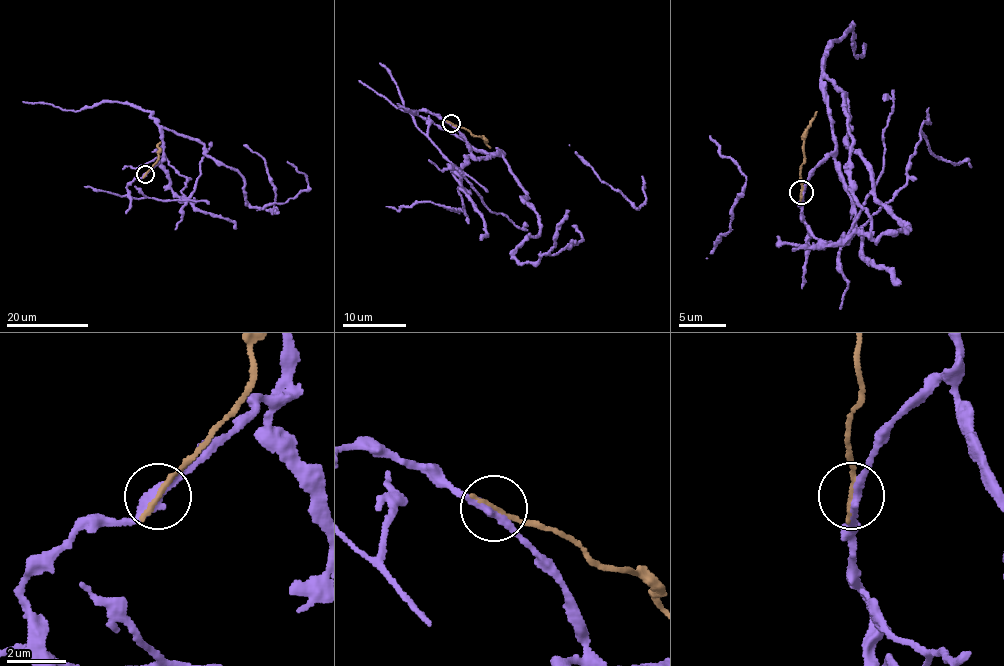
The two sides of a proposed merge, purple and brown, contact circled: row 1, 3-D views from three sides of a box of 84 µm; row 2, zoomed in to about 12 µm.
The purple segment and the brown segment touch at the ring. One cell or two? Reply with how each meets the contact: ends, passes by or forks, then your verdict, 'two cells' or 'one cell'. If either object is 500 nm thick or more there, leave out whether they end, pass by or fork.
purple passes by; brown ends; two cells

